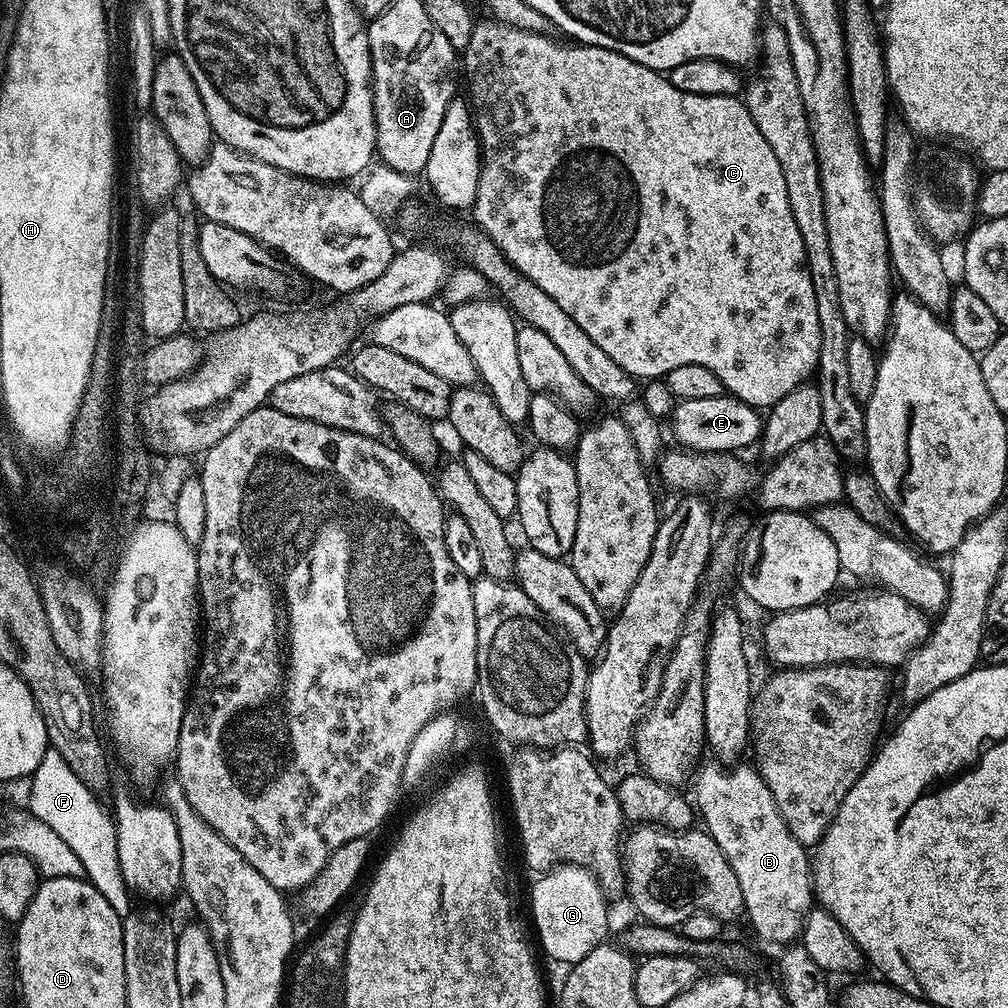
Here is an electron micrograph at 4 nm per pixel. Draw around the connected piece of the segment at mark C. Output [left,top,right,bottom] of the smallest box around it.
[466,22,820,410]

